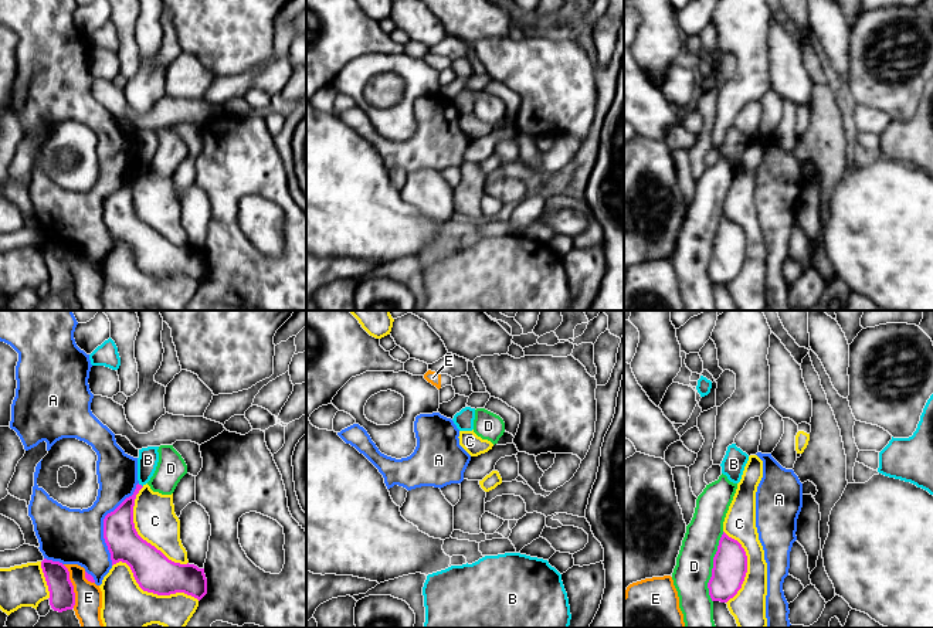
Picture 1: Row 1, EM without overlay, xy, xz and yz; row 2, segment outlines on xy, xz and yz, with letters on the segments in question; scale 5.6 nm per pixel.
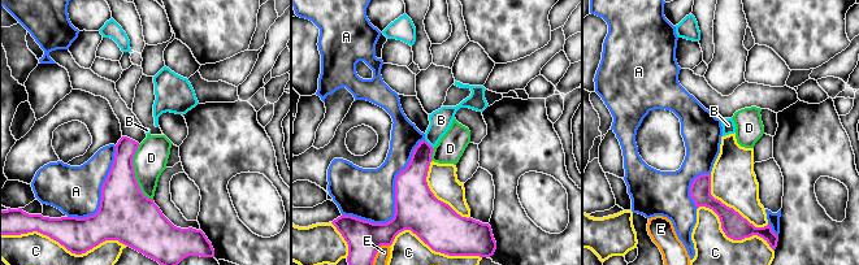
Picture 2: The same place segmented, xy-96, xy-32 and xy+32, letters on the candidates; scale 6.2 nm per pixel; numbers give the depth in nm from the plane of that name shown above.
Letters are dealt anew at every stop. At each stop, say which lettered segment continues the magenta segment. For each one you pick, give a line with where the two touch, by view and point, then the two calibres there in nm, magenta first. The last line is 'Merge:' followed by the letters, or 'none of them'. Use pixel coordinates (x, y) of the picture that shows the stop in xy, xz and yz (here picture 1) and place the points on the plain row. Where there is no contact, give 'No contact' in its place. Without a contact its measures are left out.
Merge: none of them

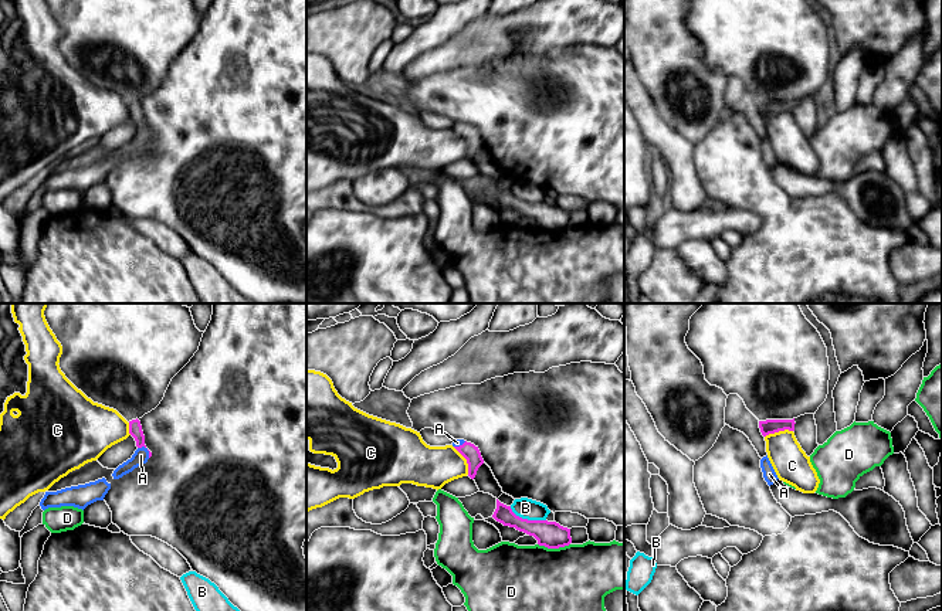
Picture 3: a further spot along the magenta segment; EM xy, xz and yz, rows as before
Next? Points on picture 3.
A: Touches magenta at xy (148, 132). Thickness 80 nm (magenta) against 90 nm
Merge: A

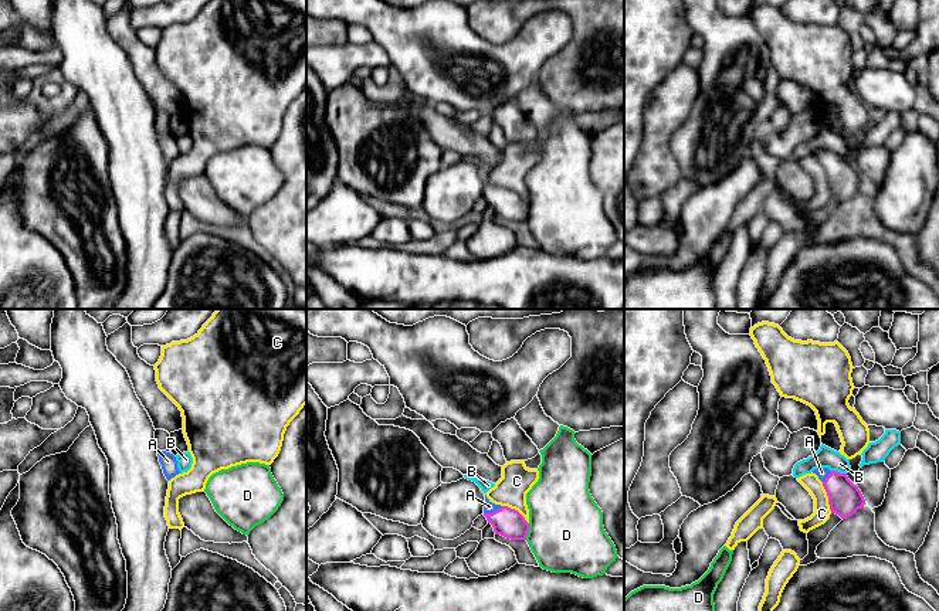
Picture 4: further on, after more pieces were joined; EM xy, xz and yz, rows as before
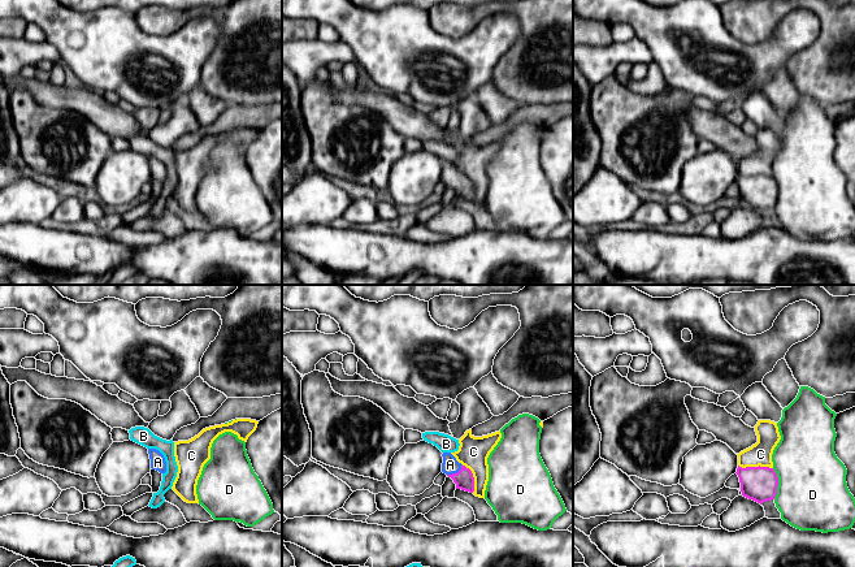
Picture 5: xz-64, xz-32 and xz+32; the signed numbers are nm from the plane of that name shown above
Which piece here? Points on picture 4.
A: Touches magenta at xz (492, 194). Thickness 160 nm (magenta) against 60 nm
Merge: A

